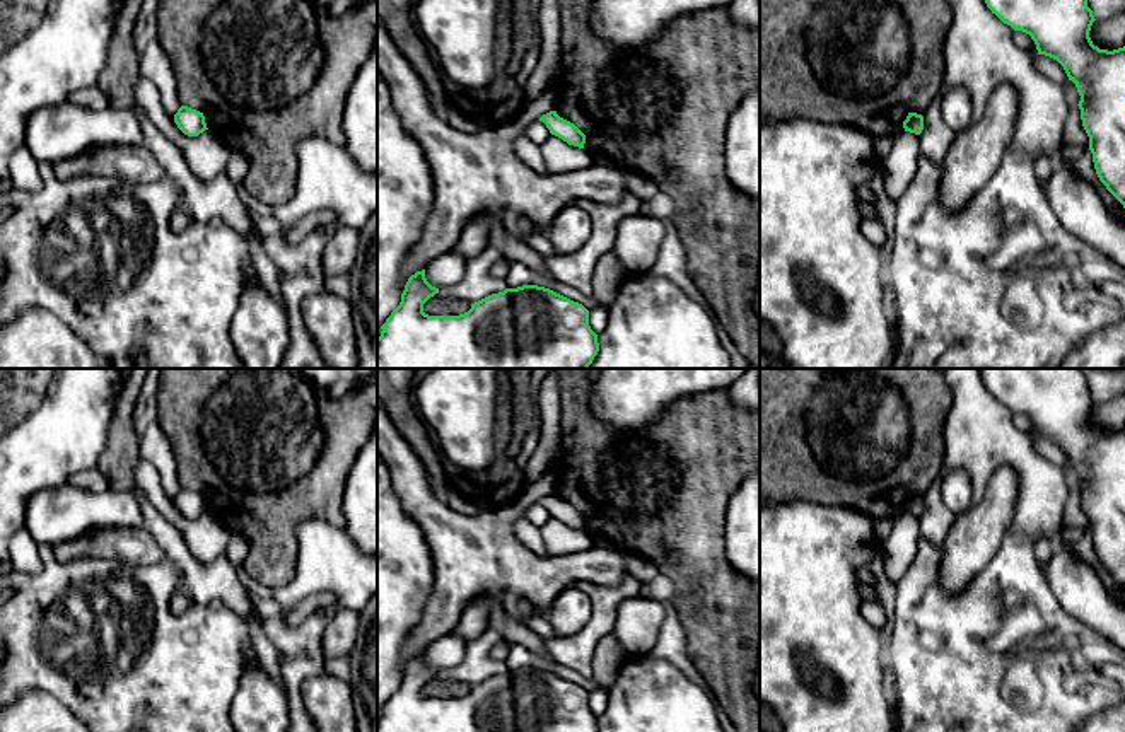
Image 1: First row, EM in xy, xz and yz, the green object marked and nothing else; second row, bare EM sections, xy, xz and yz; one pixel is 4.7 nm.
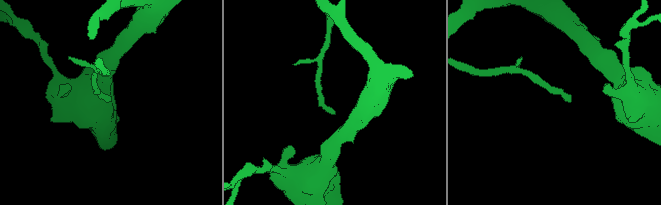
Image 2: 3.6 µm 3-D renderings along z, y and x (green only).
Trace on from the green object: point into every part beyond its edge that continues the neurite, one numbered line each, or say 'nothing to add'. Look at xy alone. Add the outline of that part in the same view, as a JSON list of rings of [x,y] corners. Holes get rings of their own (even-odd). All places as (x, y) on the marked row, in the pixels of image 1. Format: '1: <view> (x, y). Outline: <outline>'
nothing to add

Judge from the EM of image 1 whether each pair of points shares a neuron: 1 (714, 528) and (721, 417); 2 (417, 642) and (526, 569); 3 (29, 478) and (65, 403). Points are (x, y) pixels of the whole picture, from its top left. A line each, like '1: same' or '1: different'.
1: same
2: same
3: same

